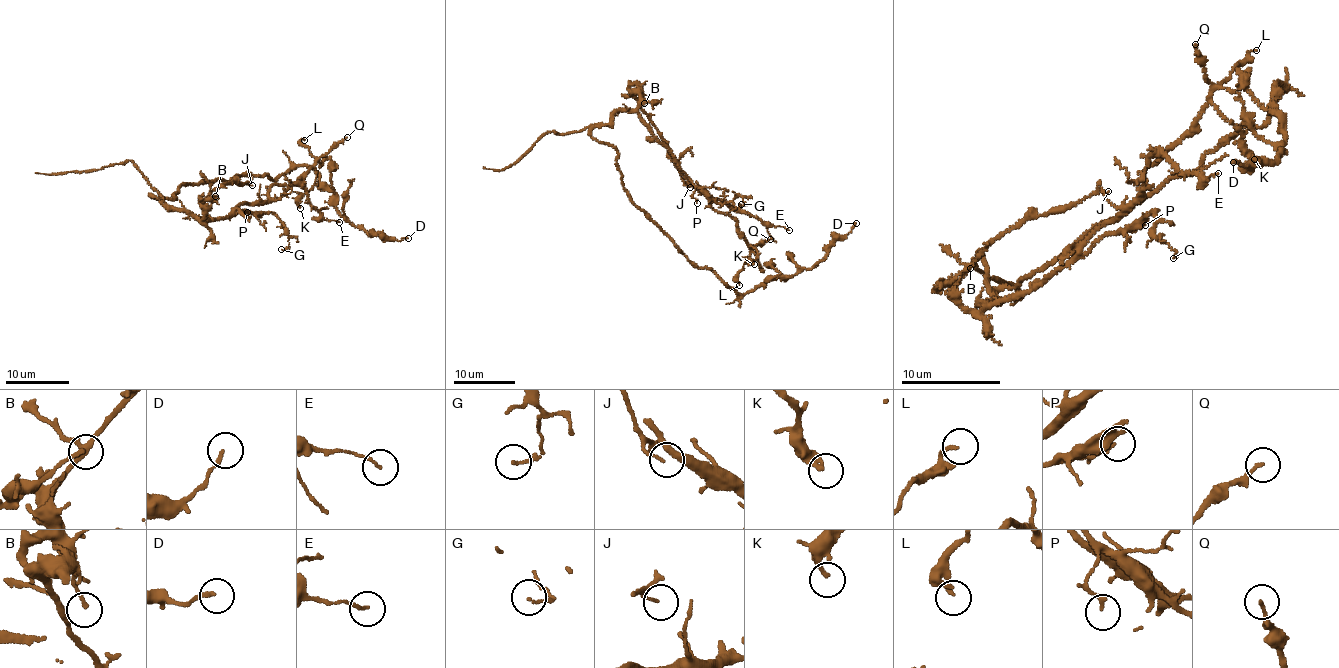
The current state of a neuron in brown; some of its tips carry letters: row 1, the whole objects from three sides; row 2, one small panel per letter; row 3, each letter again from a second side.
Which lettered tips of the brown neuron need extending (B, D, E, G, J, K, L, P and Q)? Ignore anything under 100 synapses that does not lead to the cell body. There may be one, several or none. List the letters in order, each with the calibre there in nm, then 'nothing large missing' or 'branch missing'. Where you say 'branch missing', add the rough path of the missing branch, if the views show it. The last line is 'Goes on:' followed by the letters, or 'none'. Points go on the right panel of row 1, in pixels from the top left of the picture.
B: 140 nm | nothing large missing
D: 160 nm | nothing large missing
E: 100 nm | nothing large missing
G: 100 nm | nothing large missing
J: 70 nm | nothing large missing
K: 220 nm | nothing large missing
L: 130 nm | nothing large missing
P: 180 nm | nothing large missing
Q: 120 nm | nothing large missing
Goes on: none

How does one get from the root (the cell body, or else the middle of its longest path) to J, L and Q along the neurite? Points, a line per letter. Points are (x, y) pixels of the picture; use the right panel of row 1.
J: (1055, 257), (1012, 288), (996, 289), (979, 311), (959, 302), (961, 275), (1012, 226), (1108, 191)
L: (1055, 257), (980, 304), (1030, 292), (1116, 218), (1142, 193), (1146, 169), (1193, 124), (1211, 90), (1256, 50)
Q: (1055, 257), (980, 304), (1030, 292), (1142, 193), (1146, 169), (1208, 101), (1211, 86), (1195, 44)

